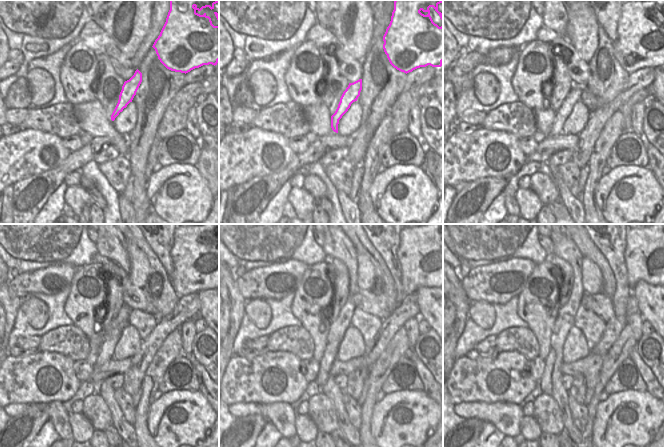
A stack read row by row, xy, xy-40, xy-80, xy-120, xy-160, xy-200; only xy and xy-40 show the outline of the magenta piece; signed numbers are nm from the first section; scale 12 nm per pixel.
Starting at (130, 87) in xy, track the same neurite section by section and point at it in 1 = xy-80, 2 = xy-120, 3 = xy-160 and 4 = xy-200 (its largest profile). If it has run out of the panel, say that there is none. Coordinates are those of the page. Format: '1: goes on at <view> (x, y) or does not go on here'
1: goes on at xy-80 (573, 97)
2: goes on at xy-120 (106, 353)
3: goes on at xy-160 (330, 354)
4: goes on at xy-200 (545, 382)

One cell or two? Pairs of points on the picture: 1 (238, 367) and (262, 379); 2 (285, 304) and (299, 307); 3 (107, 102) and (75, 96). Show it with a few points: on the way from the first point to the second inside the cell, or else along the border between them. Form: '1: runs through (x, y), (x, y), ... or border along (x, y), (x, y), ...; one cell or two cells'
1: runs through (244, 373), (250, 379), (256, 379); one cell
2: border along (294, 292), (291, 313), (302, 325); two cells
3: border along (96, 75), (91, 84), (91, 90), (95, 99); two cells

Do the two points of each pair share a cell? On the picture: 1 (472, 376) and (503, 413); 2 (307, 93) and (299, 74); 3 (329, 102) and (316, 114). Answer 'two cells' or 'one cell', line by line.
1: two cells
2: one cell
3: two cells

